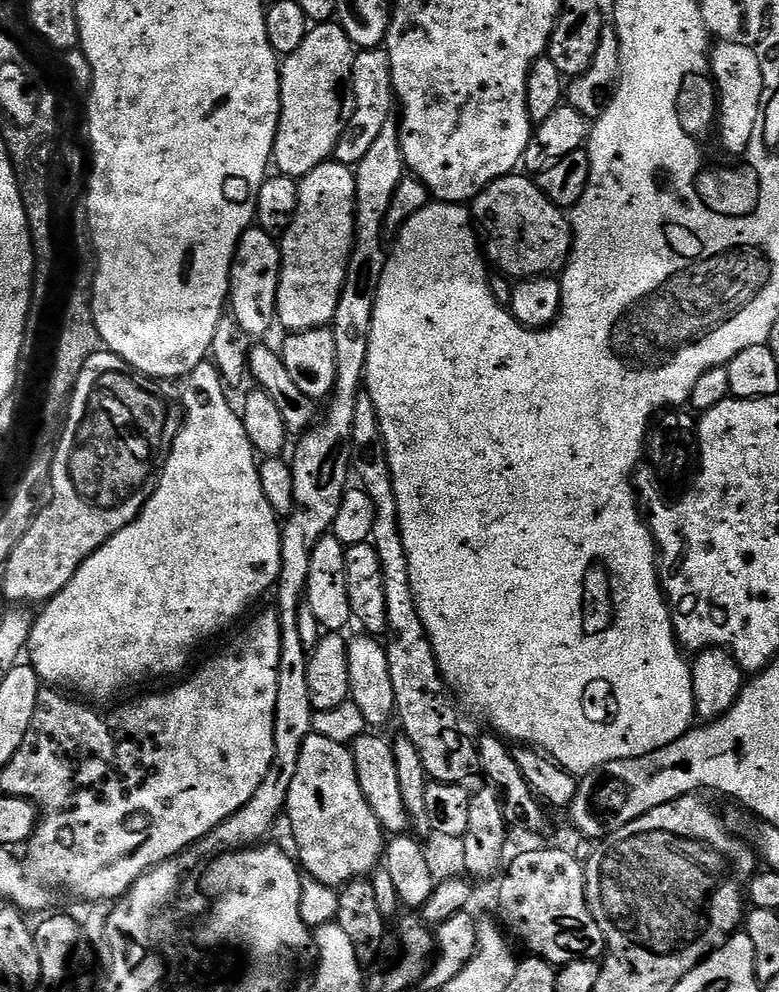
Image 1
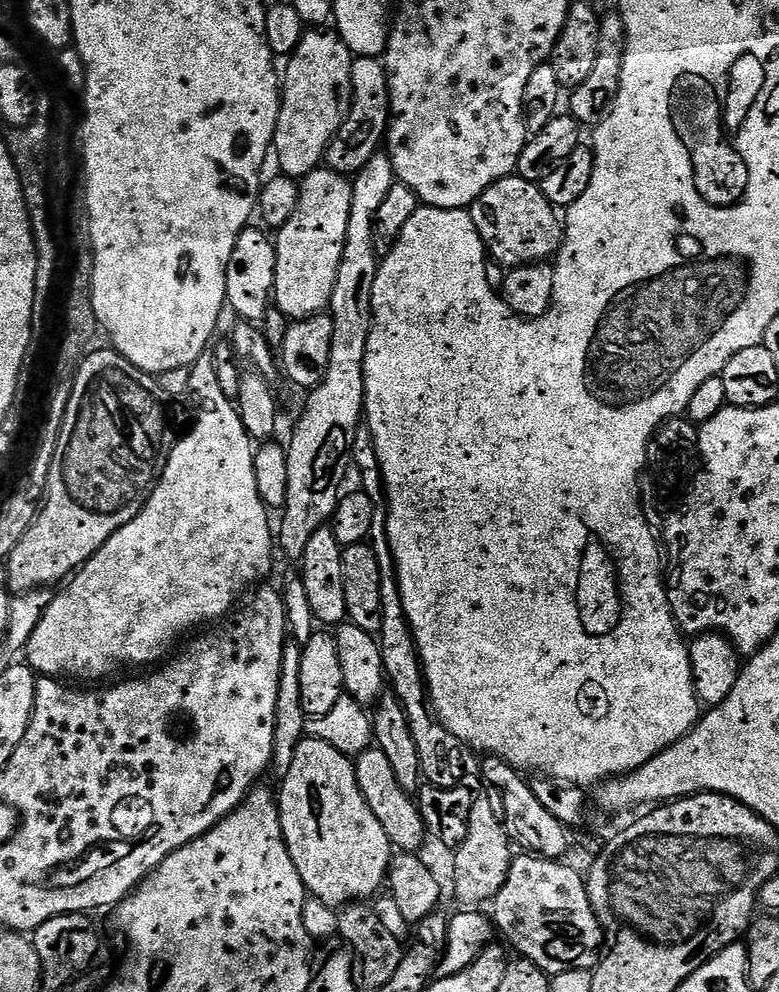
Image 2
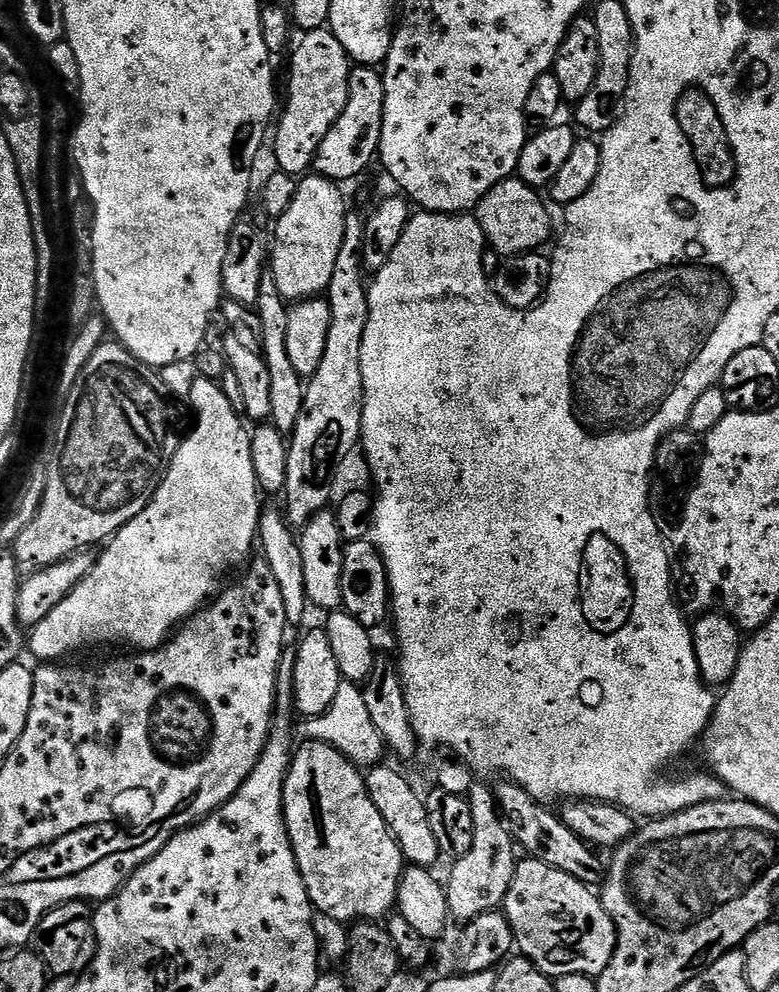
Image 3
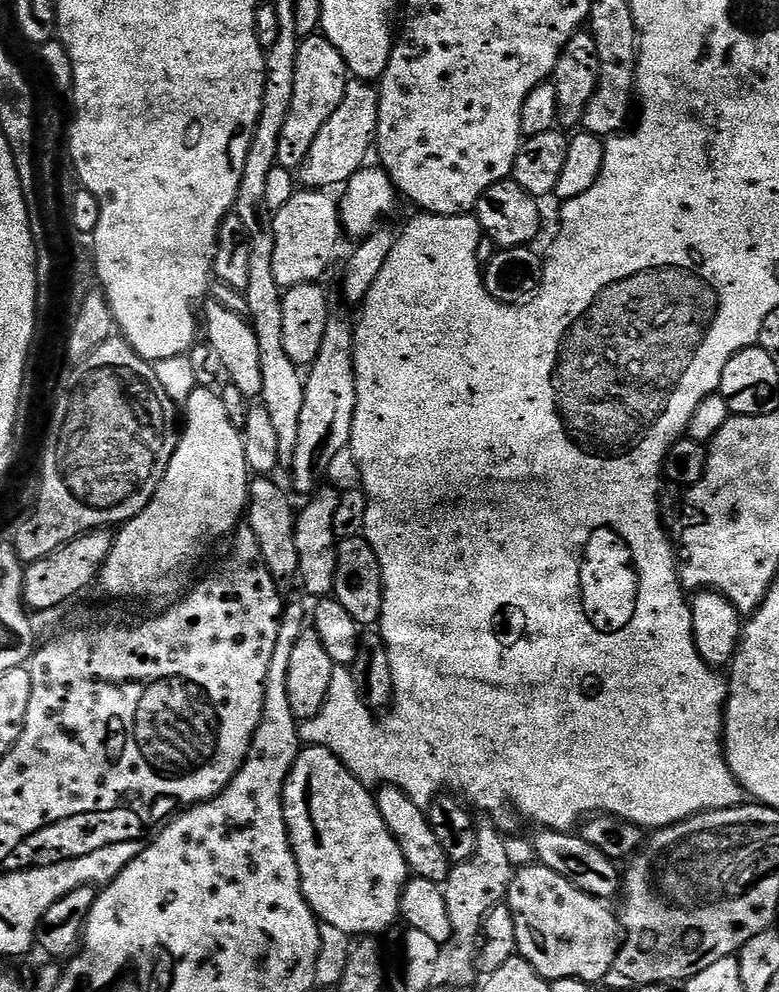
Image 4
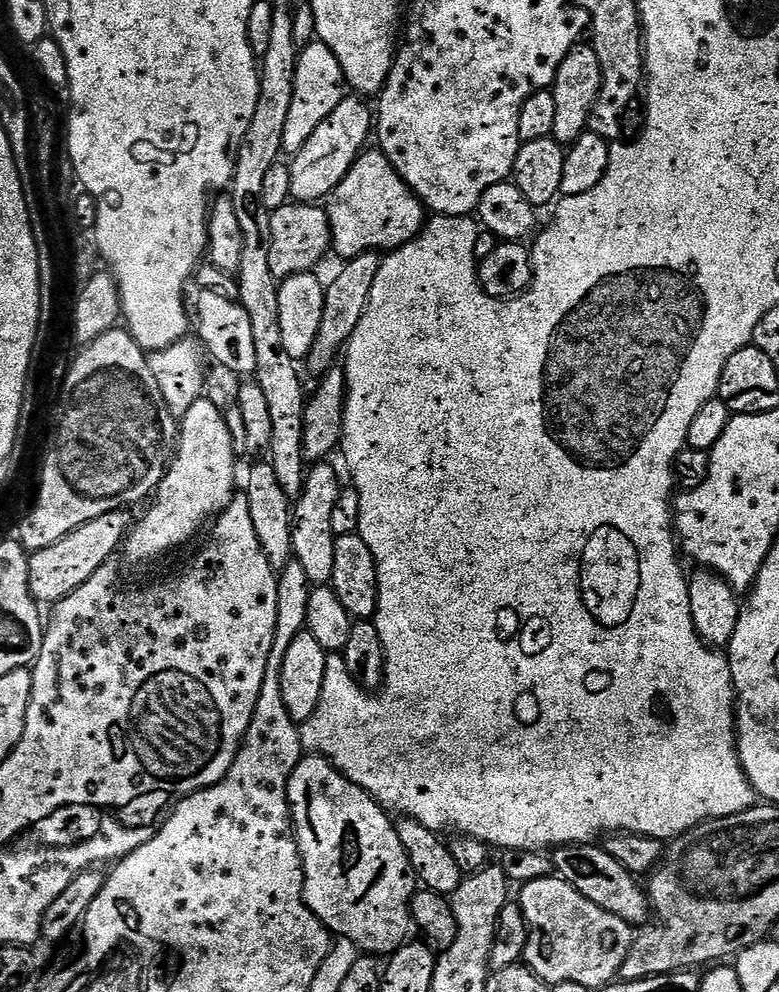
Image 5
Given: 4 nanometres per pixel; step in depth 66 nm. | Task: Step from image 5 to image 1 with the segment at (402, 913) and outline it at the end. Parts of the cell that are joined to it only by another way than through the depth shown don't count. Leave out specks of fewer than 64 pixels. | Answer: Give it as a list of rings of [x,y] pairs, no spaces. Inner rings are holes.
[[[313,732],[302,742],[298,770],[290,785],[286,820],[292,823],[298,864],[309,877],[332,889],[373,873],[381,863],[386,833],[358,786],[352,749]],[[300,855],[300,856],[299,856]]]

